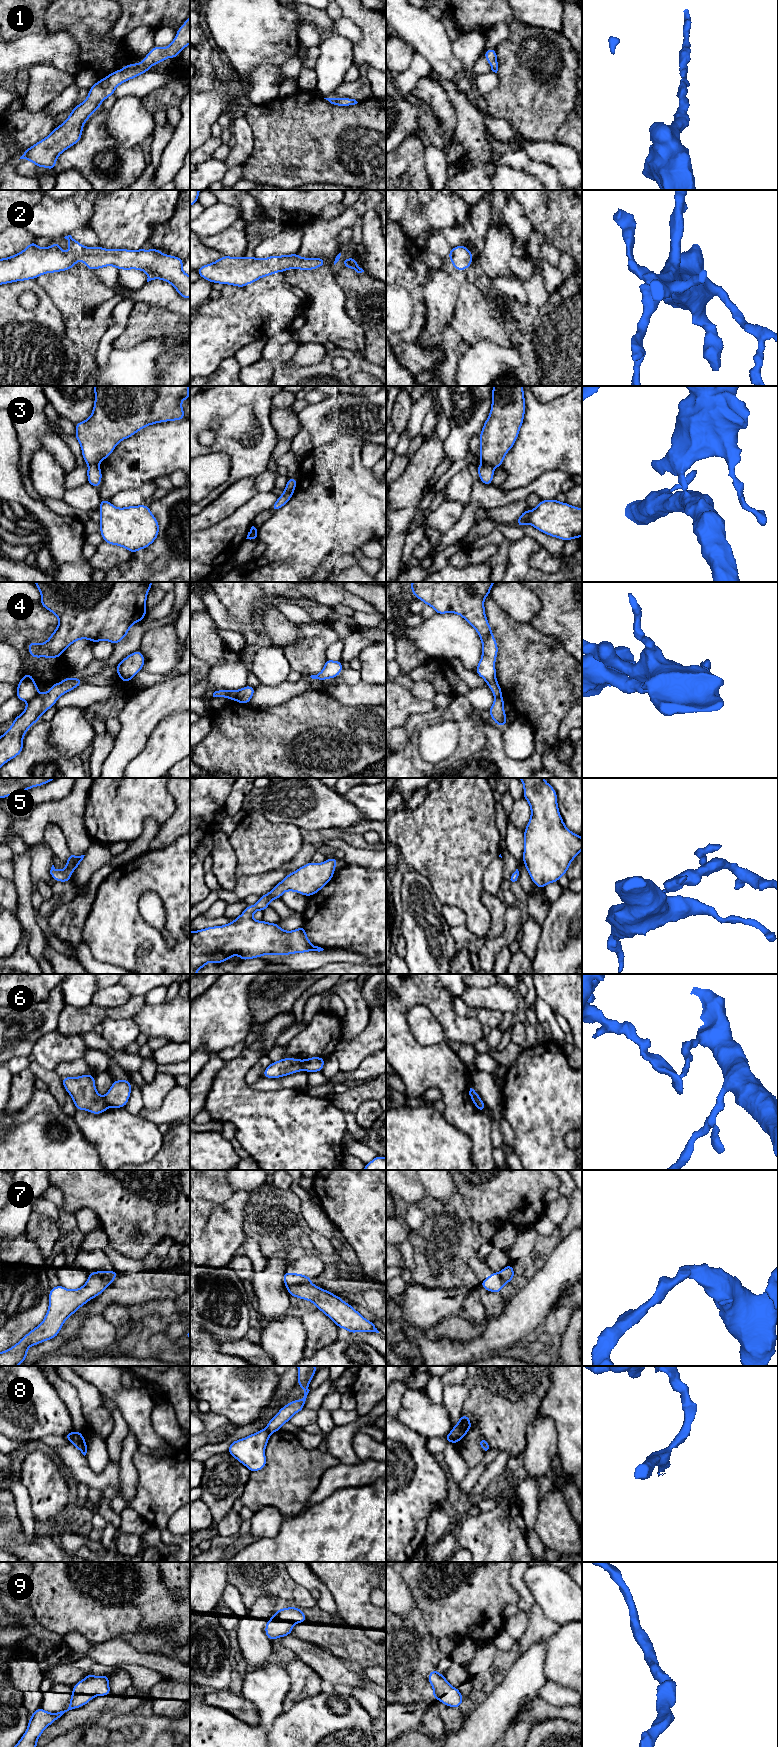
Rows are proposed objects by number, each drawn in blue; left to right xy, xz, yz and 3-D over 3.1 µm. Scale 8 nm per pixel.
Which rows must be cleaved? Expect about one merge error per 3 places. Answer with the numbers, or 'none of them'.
3, 4, 6, 7, 8

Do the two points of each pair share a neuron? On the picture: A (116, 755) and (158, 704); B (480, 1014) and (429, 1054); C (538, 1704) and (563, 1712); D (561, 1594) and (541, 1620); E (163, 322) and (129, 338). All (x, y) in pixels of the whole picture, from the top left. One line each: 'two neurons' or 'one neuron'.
A: one neuron
B: two neurons
C: one neuron
D: two neurons
E: one neuron

